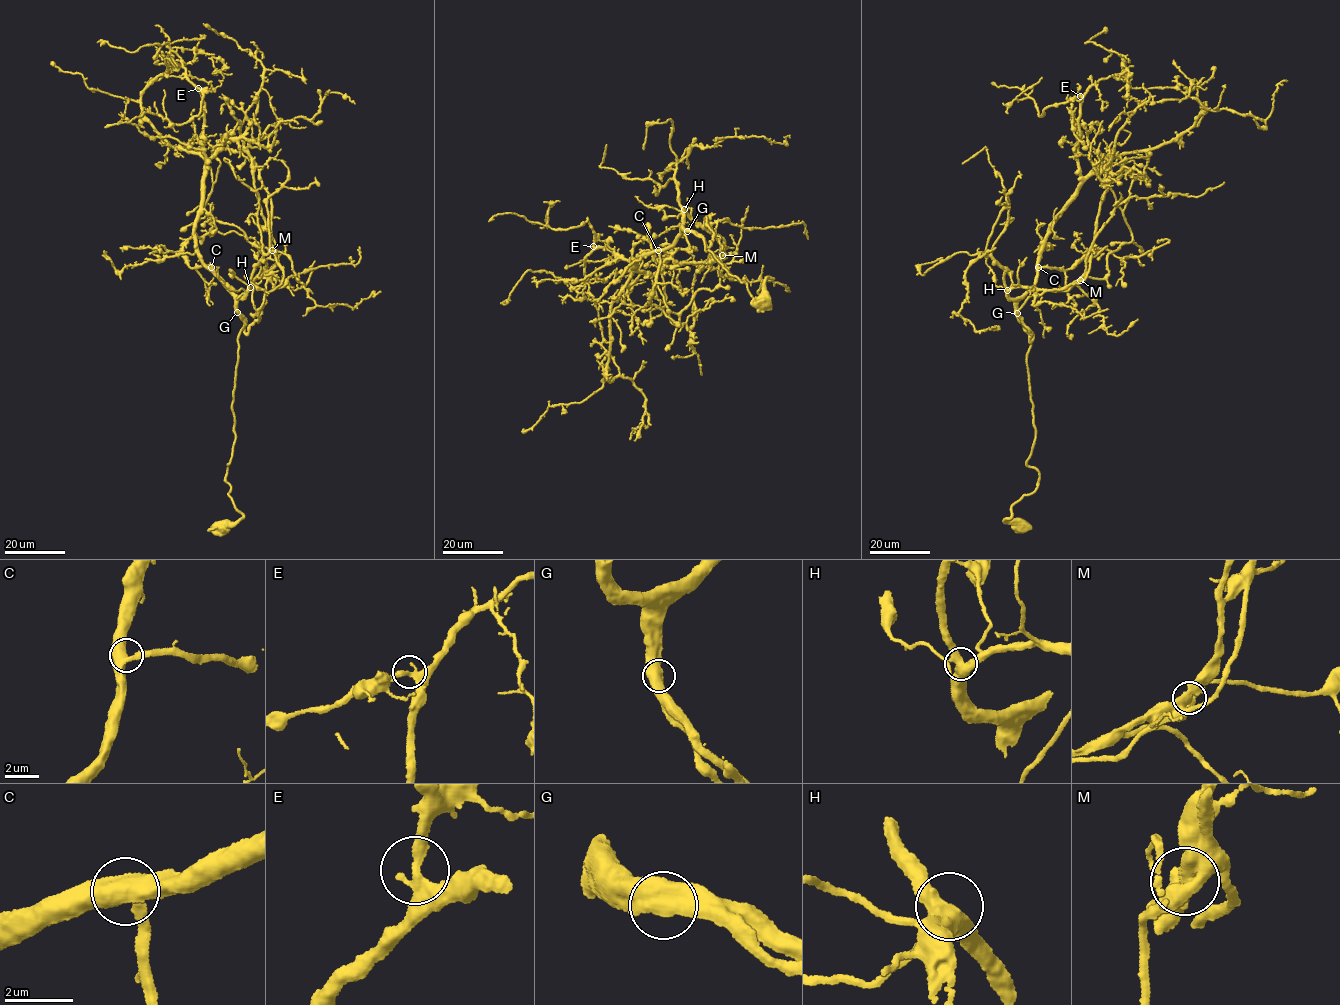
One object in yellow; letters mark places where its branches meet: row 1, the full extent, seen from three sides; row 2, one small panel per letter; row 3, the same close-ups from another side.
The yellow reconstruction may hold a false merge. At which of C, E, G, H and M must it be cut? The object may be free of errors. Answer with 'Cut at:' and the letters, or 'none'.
Cut at: none

